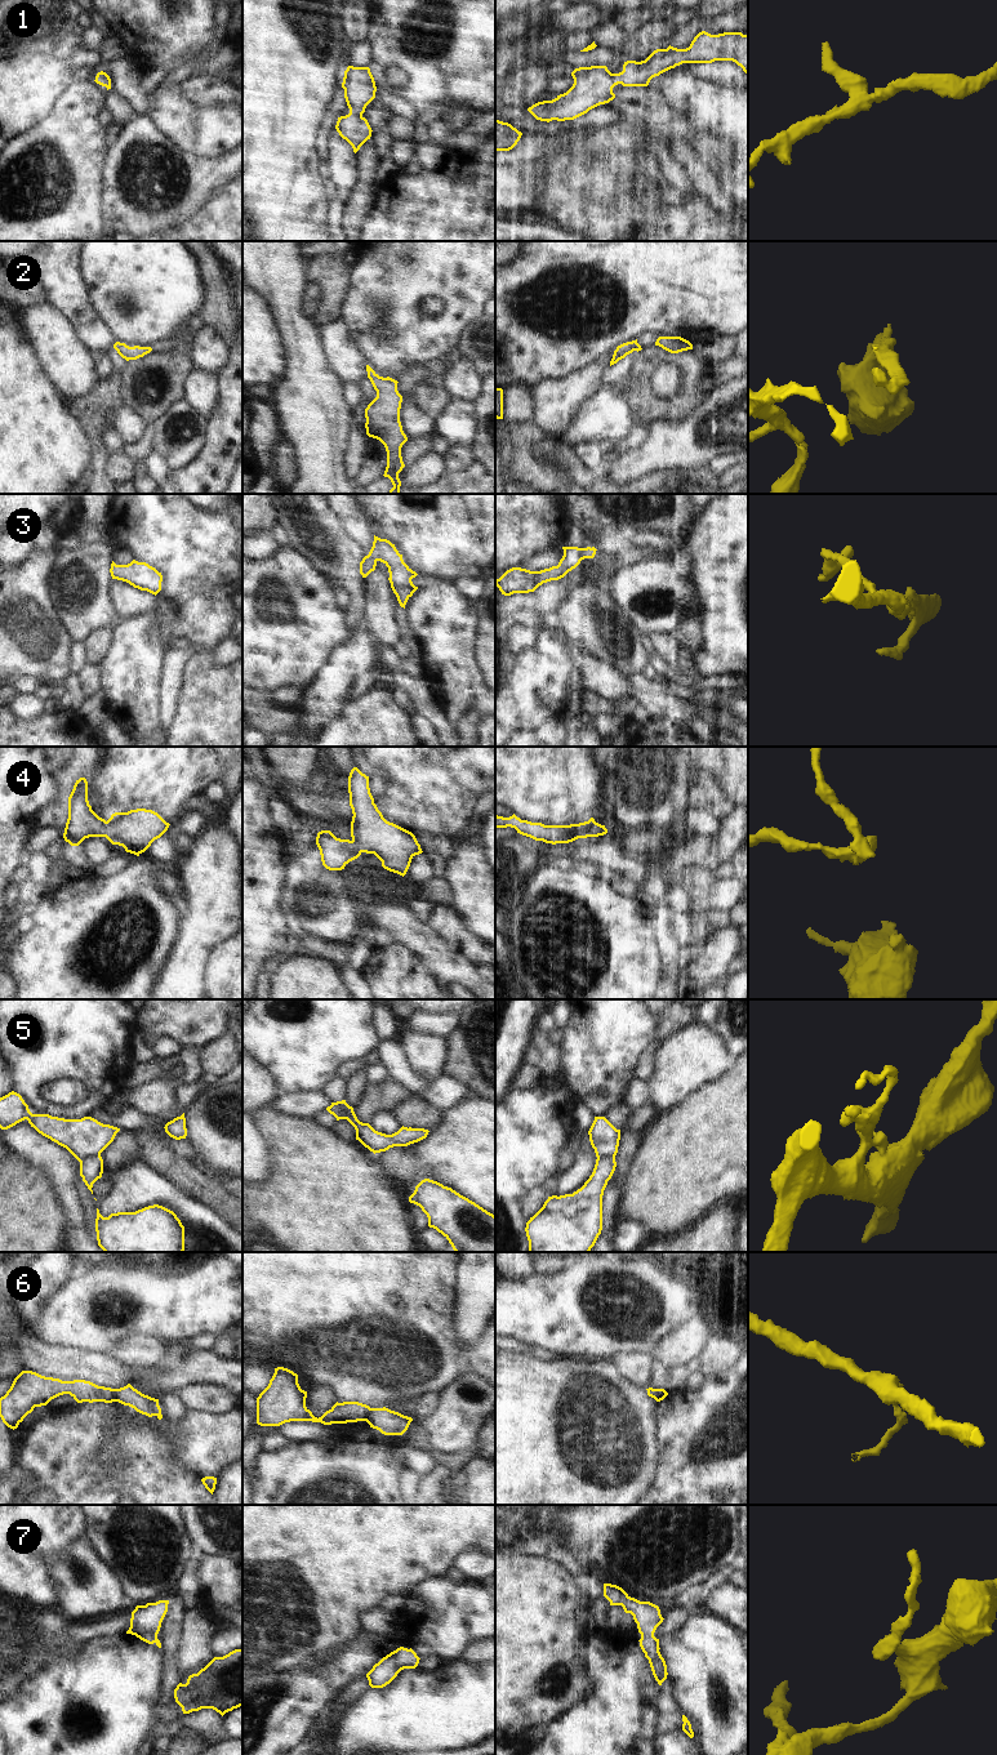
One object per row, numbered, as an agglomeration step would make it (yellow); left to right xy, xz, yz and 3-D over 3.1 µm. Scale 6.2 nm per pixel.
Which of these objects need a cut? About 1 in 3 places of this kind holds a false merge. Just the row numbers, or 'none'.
5, 6

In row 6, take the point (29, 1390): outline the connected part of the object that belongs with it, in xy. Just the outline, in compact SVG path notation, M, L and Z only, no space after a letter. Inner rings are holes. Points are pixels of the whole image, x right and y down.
M22 1371L6 1394L0 1398L0 1417L14 1430L35 1407L46 1406L63 1394L70 1394L77 1403L112 1403L116 1389L98 1386L85 1380L62 1381L32 1371Z

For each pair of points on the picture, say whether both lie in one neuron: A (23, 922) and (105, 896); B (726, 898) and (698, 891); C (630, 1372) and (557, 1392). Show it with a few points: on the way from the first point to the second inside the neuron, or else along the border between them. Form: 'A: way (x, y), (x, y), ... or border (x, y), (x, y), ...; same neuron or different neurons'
A: border (30, 916), (30, 927), (16, 936); different neurons
B: way (720, 894), (704, 891); same neuron
C: border (610, 1359), (615, 1370), (626, 1380), (645, 1389); different neurons

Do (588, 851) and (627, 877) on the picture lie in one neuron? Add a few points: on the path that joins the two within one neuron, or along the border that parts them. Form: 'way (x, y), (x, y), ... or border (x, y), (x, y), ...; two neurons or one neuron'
way (597, 851), (601, 851), (618, 868); one neuron

